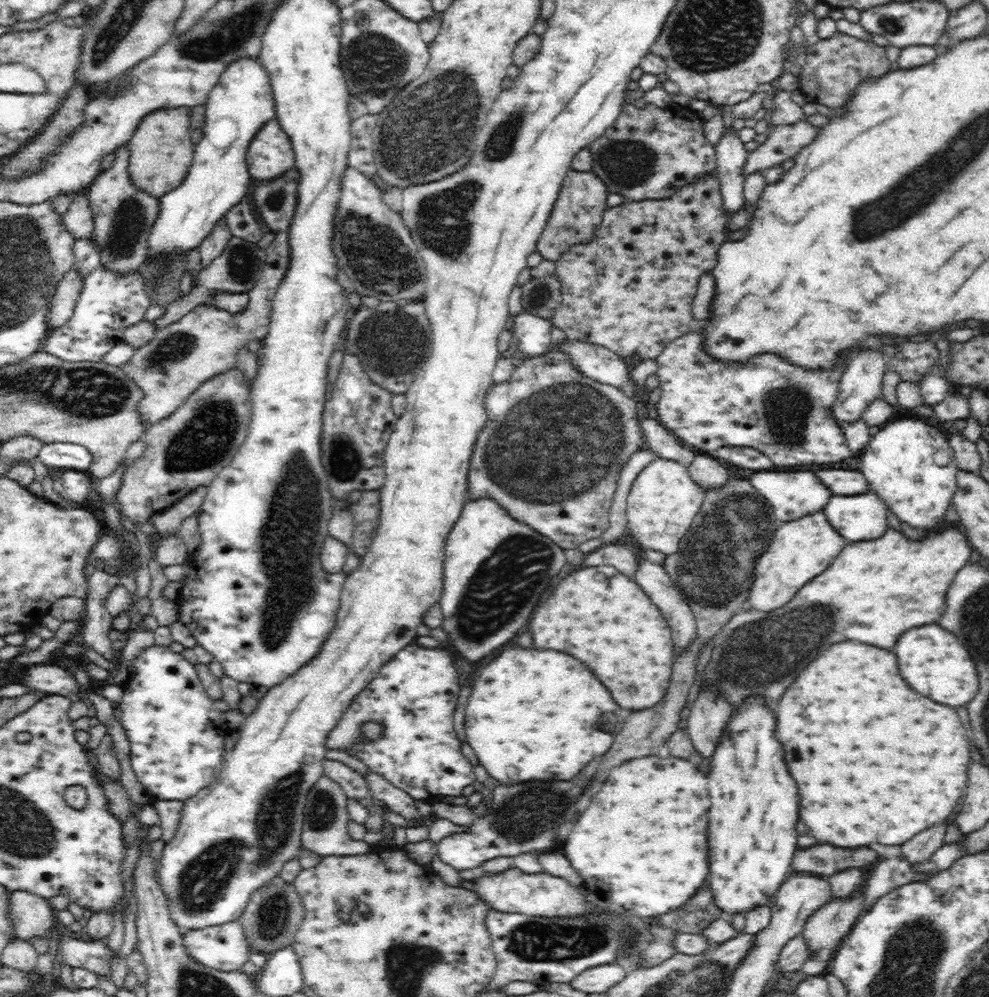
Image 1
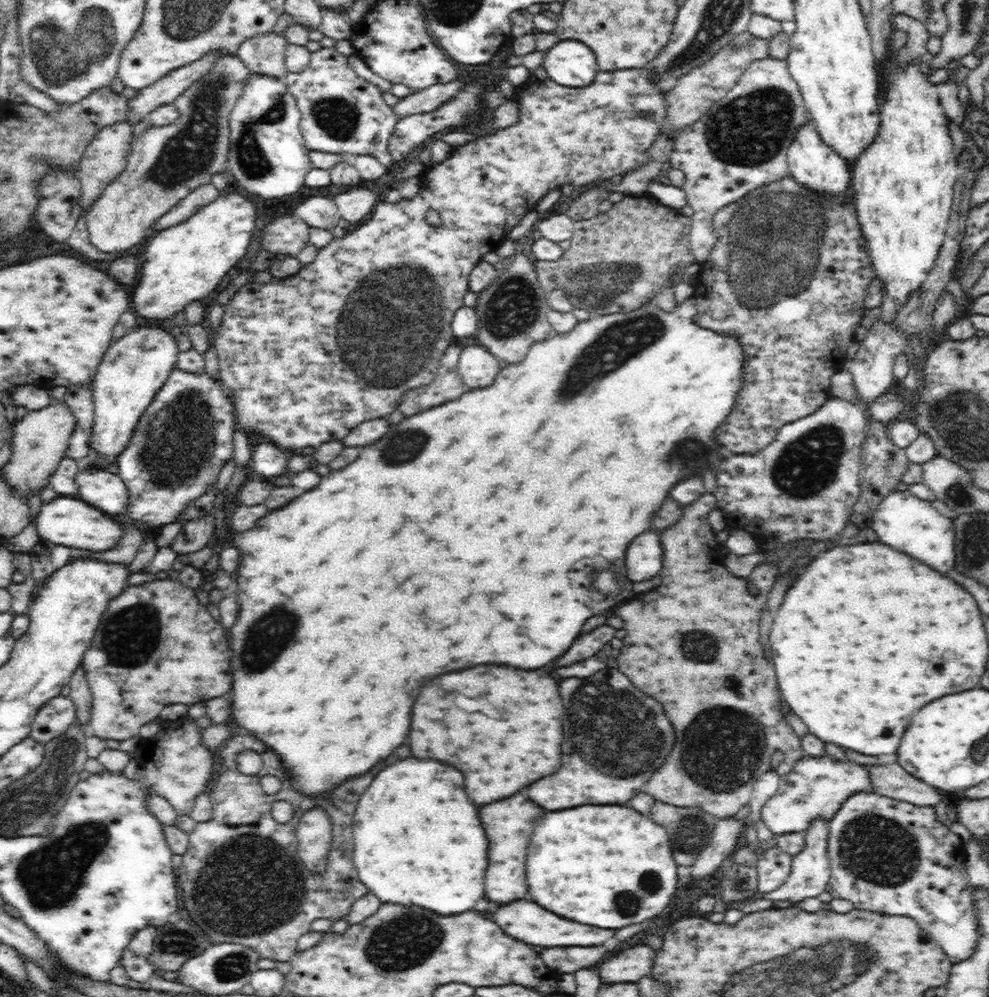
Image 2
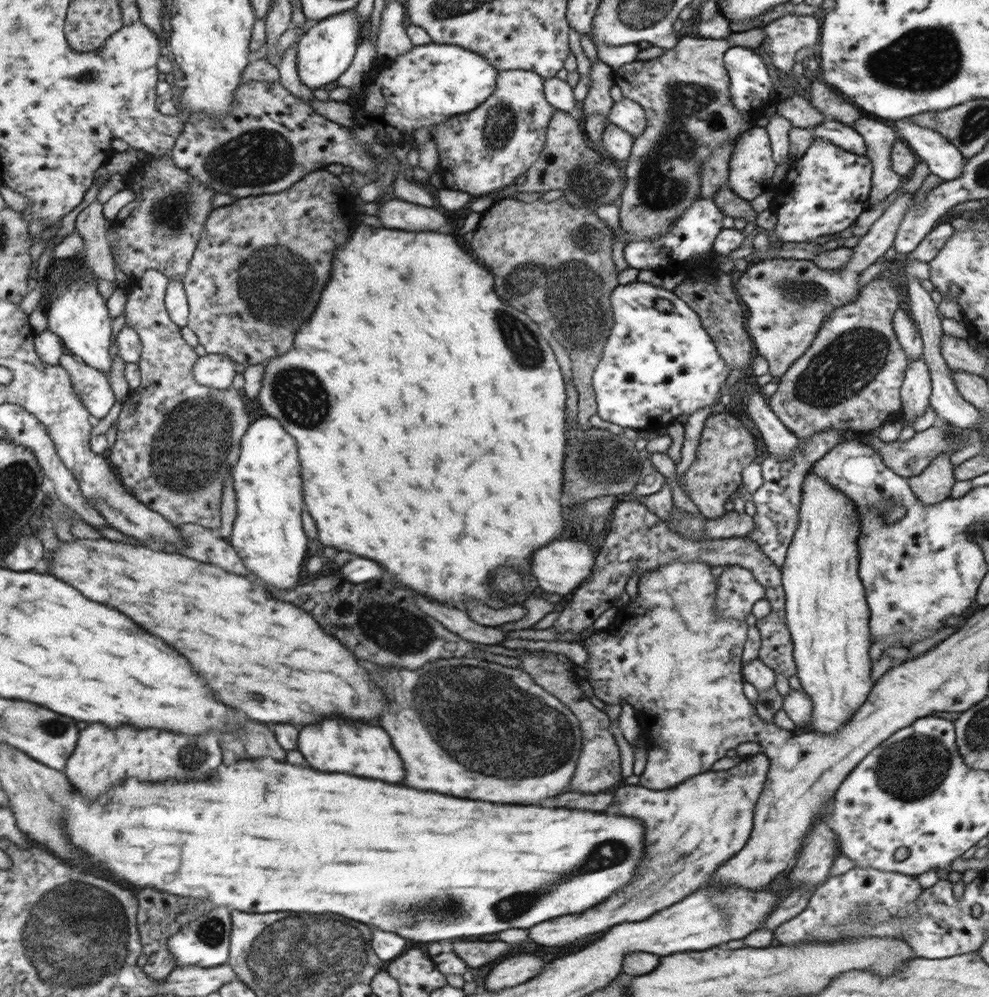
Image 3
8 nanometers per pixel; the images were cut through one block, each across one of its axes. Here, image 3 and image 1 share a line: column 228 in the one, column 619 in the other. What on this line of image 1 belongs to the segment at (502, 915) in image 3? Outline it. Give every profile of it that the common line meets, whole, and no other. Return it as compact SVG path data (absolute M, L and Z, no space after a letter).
M634 758L612 768L602 790L576 820L562 854L584 878L586 888L602 900L614 902L640 918L658 917L686 905L708 876L708 810L706 776L688 760Z

